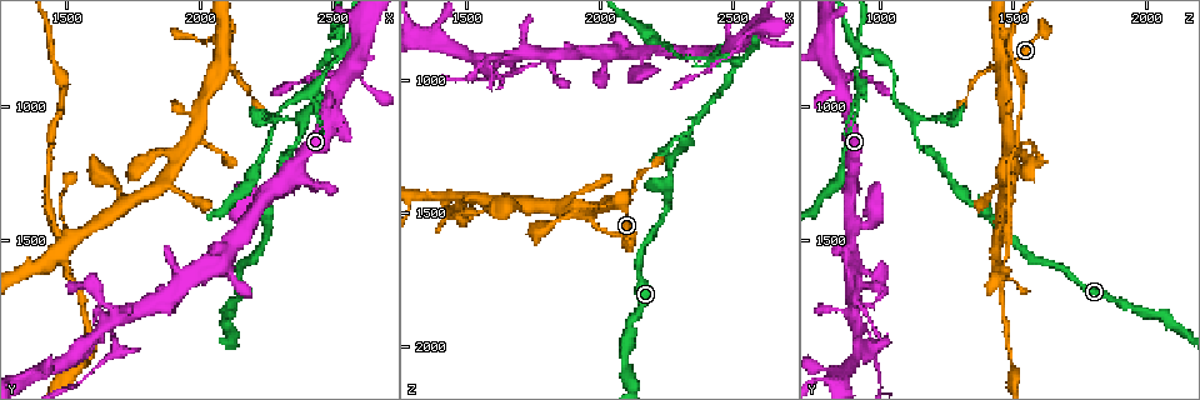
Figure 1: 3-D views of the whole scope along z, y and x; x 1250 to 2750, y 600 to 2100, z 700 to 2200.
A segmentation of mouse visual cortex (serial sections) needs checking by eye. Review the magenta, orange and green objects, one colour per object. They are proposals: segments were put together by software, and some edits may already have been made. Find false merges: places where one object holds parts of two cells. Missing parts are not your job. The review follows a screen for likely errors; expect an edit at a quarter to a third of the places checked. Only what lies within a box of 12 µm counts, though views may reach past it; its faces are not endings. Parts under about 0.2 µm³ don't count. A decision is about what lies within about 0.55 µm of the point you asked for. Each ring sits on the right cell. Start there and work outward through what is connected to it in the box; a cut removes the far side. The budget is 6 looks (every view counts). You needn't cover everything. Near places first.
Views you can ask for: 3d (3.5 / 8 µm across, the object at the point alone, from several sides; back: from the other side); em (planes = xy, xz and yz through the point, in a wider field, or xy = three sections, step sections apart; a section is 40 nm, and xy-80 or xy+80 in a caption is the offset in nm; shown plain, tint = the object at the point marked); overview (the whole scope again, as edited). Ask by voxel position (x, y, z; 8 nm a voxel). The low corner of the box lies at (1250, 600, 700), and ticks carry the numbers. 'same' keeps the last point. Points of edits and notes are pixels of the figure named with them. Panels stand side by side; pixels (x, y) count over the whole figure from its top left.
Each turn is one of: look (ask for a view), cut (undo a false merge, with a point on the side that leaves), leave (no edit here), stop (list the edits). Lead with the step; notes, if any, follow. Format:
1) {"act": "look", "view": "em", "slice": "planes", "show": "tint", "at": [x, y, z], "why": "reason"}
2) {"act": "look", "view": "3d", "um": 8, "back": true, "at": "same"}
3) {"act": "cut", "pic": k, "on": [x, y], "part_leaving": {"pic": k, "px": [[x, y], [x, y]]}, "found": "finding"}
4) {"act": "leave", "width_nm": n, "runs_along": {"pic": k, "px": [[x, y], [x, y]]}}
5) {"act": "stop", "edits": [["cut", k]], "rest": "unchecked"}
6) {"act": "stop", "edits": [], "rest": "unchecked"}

{"act": "look", "view": "3d", "um": 3.5, "back": true, "at": [1650, 1820, 920], "why": "sudden change in width"}

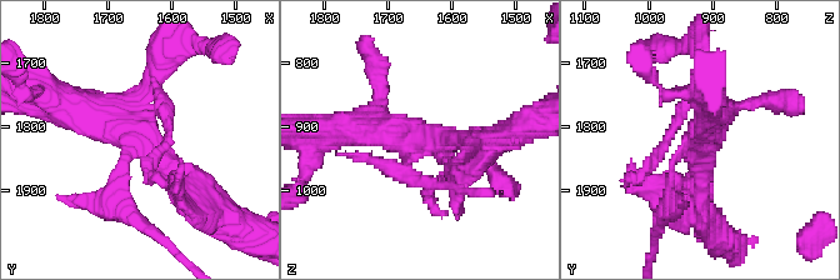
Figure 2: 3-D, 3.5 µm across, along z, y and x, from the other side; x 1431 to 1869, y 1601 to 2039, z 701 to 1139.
{"act": "look", "view": "em", "slice": "xy", "step": 3, "show": "tint", "at": [1655, 1820, 925], "why": "now the EM"}

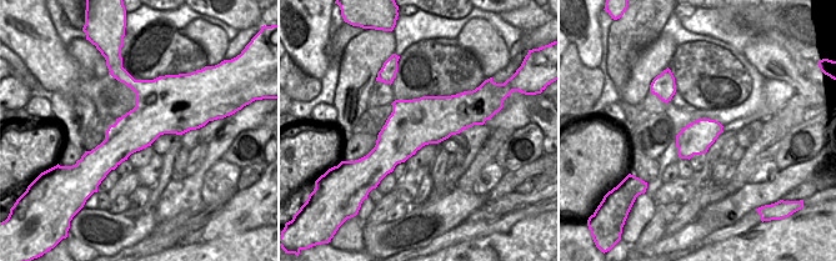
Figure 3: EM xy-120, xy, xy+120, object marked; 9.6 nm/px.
{"act": "leave", "runs_along": {"pic": 2, "px": [[64, 105], [121, 125], [201, 198]]}, "found": "all the same cell"}

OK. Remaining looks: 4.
{"act": "look", "view": "3d", "um": 8, "at": [1500, 1530, 1450], "why": "narrows sharply"}

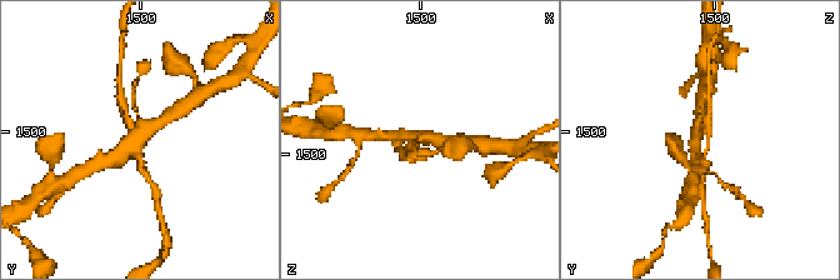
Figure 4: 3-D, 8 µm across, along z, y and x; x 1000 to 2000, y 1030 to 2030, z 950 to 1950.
{"act": "look", "view": "em", "slice": "xy", "step": 3, "show": "tint", "at": [1500, 1530, 1430]}

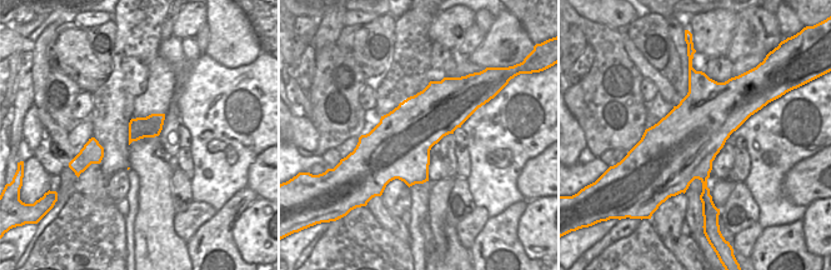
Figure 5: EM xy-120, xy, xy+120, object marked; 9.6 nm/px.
{"act": "cut", "pic": 4, "on": [155, 191], "found": "a second cell is stuck on"}

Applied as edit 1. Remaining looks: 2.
{"act": "look", "view": "3d", "um": 3.5, "back": true, "at": [2510, 790, 950], "why": "thick turns thin"}

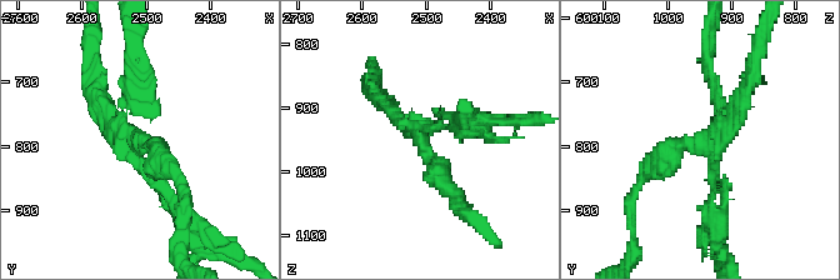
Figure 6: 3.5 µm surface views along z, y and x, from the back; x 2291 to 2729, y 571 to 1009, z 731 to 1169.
{"act": "look", "view": "em", "slice": "xy", "step": 1, "show": "tint", "at": [2505, 800, 945]}

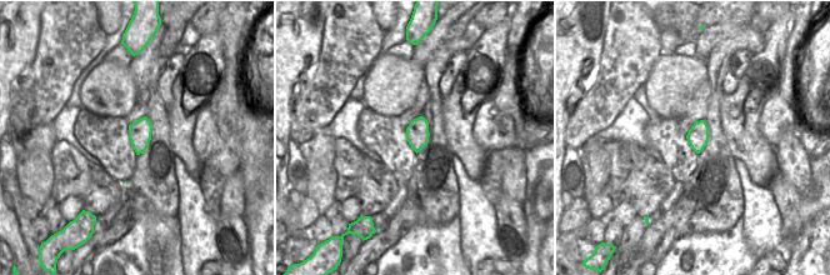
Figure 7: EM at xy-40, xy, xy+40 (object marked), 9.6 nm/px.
{"act": "cut", "pic": 6, "on": [135, 78], "part_leaving": {"pic": 6, "px": [[710, 158], [724, 181], [718, 243]]}, "found": "a second cell is stuck on"}

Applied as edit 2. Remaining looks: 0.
{"act": "stop", "edits": [["cut", 4], ["cut", 6]], "rest": "unchecked"}

